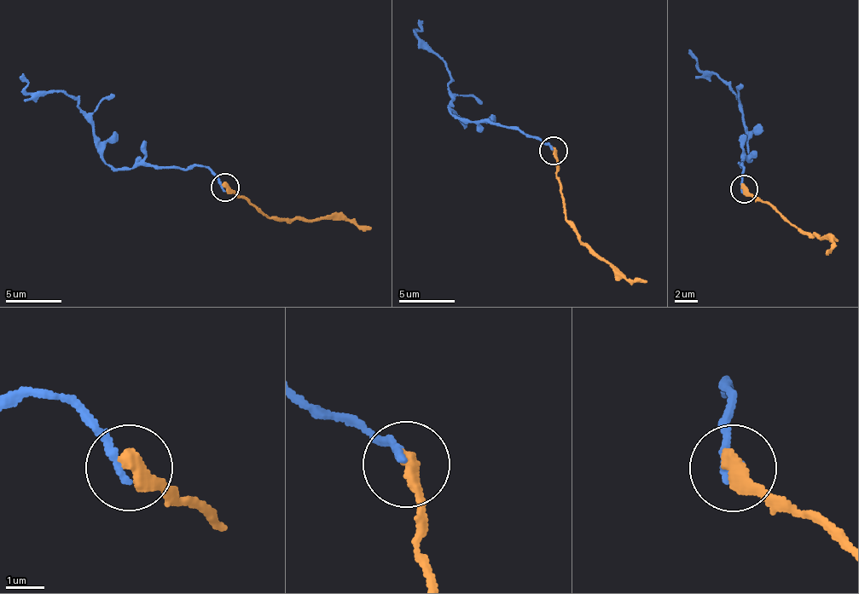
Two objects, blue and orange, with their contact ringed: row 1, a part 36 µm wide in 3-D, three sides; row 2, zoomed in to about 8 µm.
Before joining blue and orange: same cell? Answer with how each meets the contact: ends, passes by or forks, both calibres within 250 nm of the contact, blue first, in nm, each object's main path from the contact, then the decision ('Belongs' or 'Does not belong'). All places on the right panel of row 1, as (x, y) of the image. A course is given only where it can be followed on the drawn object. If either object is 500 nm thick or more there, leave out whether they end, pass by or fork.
At the ring blue ends. At the ring orange ends. Thickness 200 nm (blue) against 420 nm. Course of blue: (744, 187), (740, 166), (743, 158), (747, 162), (751, 157), (741, 106), (716, 74), (700, 72), (687, 49). Course of orange: (743, 187), (768, 200), (792, 225), (832, 245), (827, 252). Belongs

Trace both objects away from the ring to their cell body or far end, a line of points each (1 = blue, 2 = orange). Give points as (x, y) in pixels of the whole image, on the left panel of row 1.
1: (223, 186), (204, 167), (110, 166), (103, 161), (93, 117), (61, 92), (30, 94), (23, 72)
2: (225, 186), (264, 215), (281, 219), (347, 222), (372, 227)

